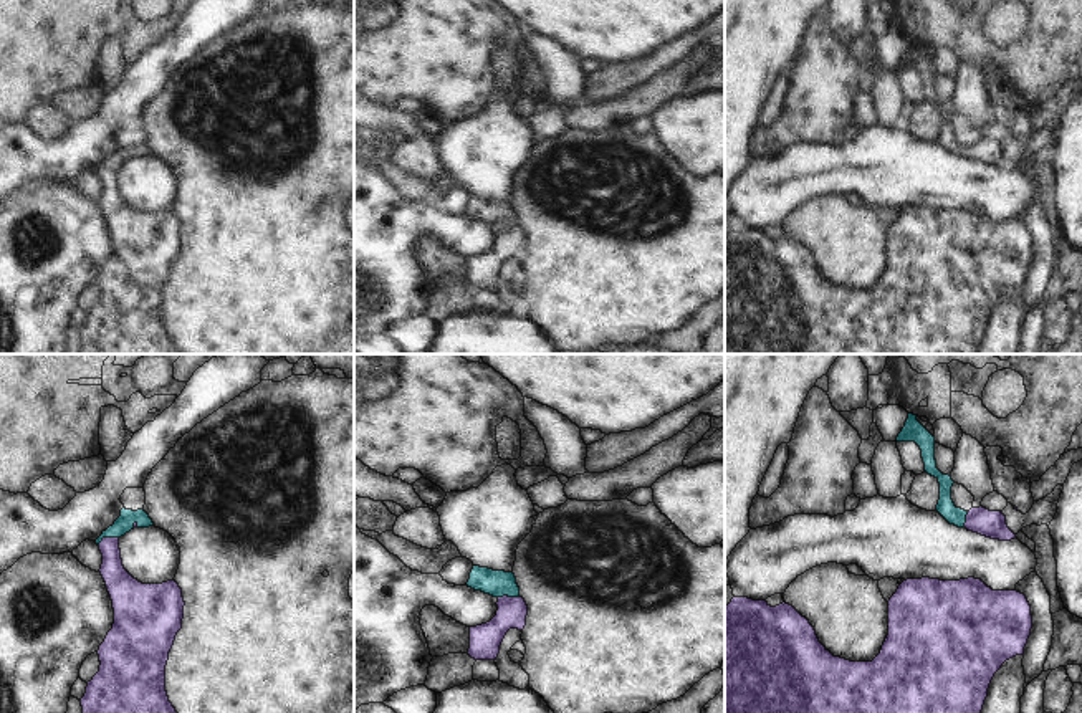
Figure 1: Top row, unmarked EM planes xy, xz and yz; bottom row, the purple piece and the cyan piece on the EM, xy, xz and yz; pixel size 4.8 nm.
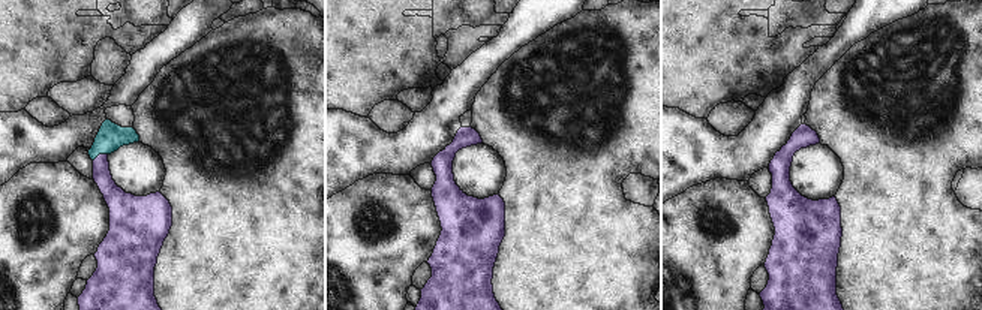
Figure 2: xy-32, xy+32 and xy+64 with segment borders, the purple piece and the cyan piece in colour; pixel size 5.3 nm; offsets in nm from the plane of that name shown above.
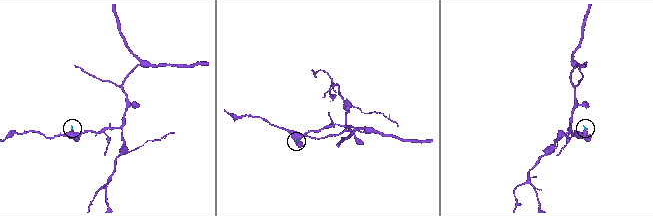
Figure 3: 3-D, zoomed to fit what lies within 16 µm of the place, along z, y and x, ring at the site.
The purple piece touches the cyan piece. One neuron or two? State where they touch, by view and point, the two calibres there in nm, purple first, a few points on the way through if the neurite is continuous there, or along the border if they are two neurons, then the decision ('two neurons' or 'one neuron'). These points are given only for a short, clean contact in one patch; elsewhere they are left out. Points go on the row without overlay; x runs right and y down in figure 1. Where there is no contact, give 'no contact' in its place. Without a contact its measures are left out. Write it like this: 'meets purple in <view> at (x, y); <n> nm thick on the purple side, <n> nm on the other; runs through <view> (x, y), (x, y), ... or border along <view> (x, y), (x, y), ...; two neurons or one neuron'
meets purple in xy at (108, 167); 140 nm thick on the purple side, 90 nm on the other; runs through xy (121, 215), (111, 199), (108, 167), (124, 153); one neuron

